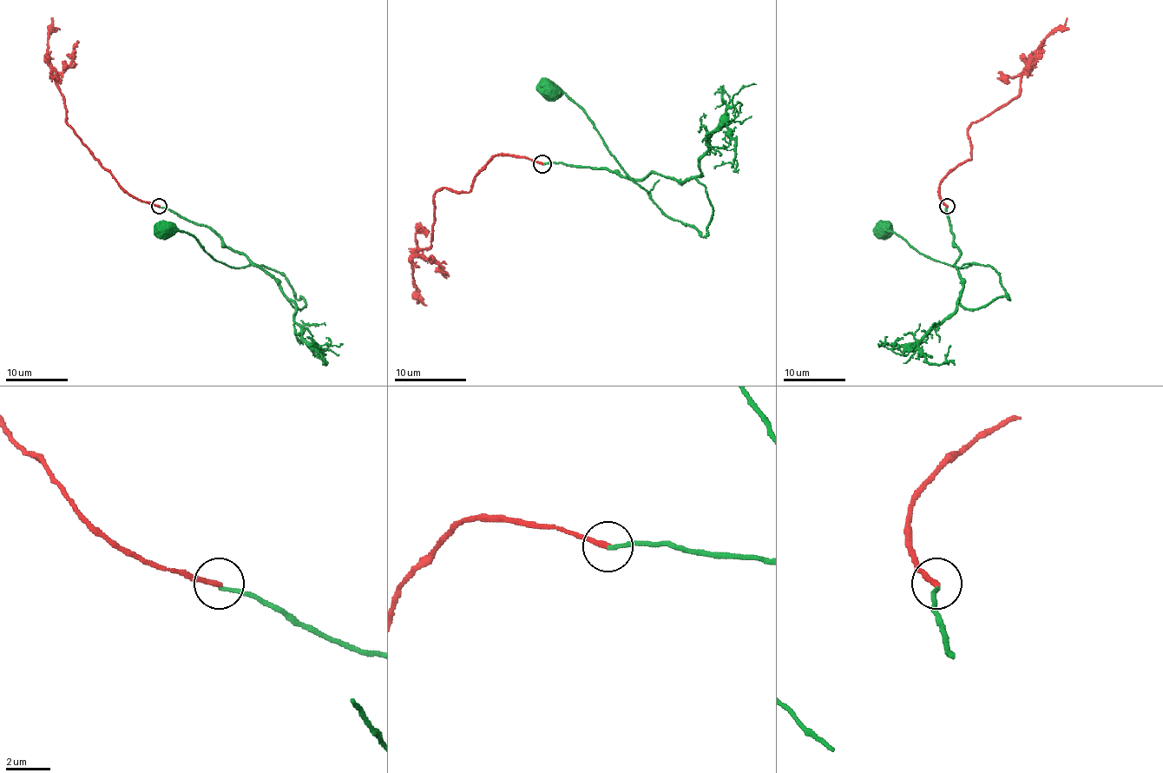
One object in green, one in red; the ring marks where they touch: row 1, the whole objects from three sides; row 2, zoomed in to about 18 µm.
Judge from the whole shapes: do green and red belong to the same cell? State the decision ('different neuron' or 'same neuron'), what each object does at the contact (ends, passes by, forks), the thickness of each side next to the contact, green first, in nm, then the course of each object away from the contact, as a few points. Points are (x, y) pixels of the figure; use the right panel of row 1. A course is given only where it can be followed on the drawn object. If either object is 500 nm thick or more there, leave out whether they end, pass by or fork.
different neuron; green ends there; red ends there; 150 nm thick on the green side, 240 nm on the other; green runs (946, 207), (960, 250), (959, 303), (977, 309), (1010, 298), (989, 266), (953, 267), (883, 230); red runs (946, 205), (940, 199), (938, 185), (971, 157), (968, 128), (1019, 94), (1019, 81), (1028, 56), (1067, 17)

